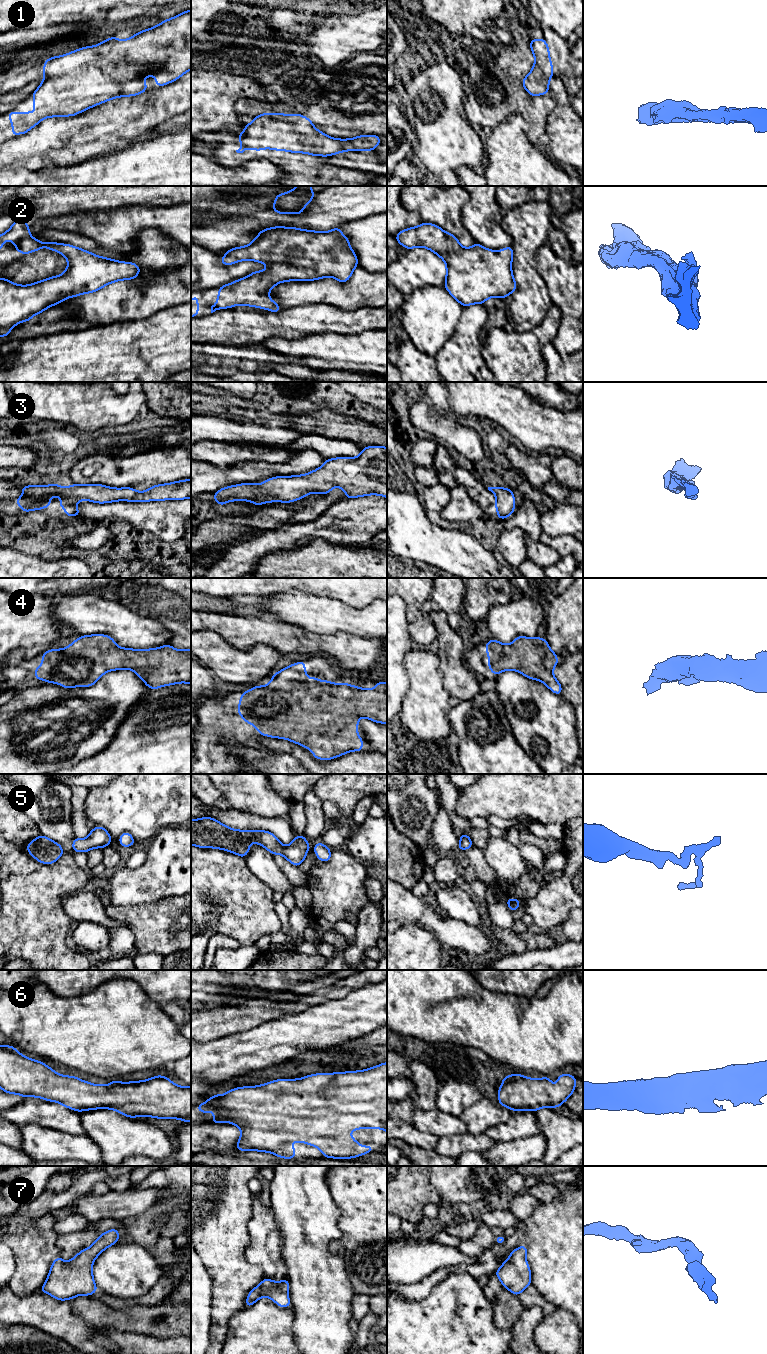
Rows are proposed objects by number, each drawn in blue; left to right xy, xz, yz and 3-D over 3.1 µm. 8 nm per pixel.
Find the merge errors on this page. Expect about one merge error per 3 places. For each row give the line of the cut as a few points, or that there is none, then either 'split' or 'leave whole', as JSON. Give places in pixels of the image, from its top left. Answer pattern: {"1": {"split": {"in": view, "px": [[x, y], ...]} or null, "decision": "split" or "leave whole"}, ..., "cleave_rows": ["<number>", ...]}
{"1": {"split": null, "decision": "leave whole"}, "2": {"split": null, "decision": "leave whole"}, "3": {"split": null, "decision": "leave whole"}, "4": {"split": null, "decision": "leave whole"}, "5": {"split": null, "decision": "leave whole"}, "6": {"split": {"in": "xz", "px": [[386, 1120], [324, 1107], [297, 1108], [269, 1123], [264, 1138]]}, "decision": "split"}, "7": {"split": null, "decision": "leave whole"}, "cleave_rows": ["6"]}

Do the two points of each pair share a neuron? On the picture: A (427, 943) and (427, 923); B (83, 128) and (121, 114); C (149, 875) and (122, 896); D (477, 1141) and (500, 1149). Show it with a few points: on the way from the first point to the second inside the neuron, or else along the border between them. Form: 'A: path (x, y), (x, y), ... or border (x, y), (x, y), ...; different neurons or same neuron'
A: border (404, 924), (415, 923), (421, 926), (442, 944); different neurons
B: path (92, 128), (103, 128), (112, 120); same neuron
C: path (142, 882), (138, 886), (132, 886), (129, 889); same neuron
D: border (496, 1142), (484, 1153); different neurons

